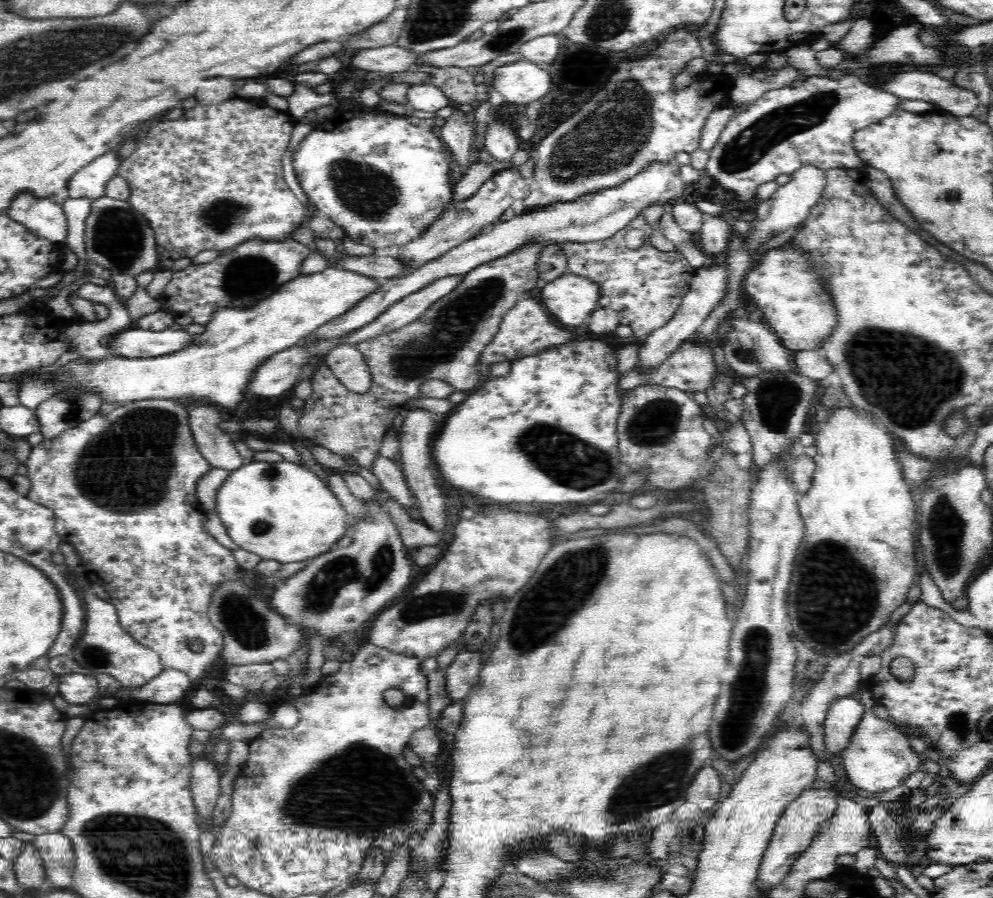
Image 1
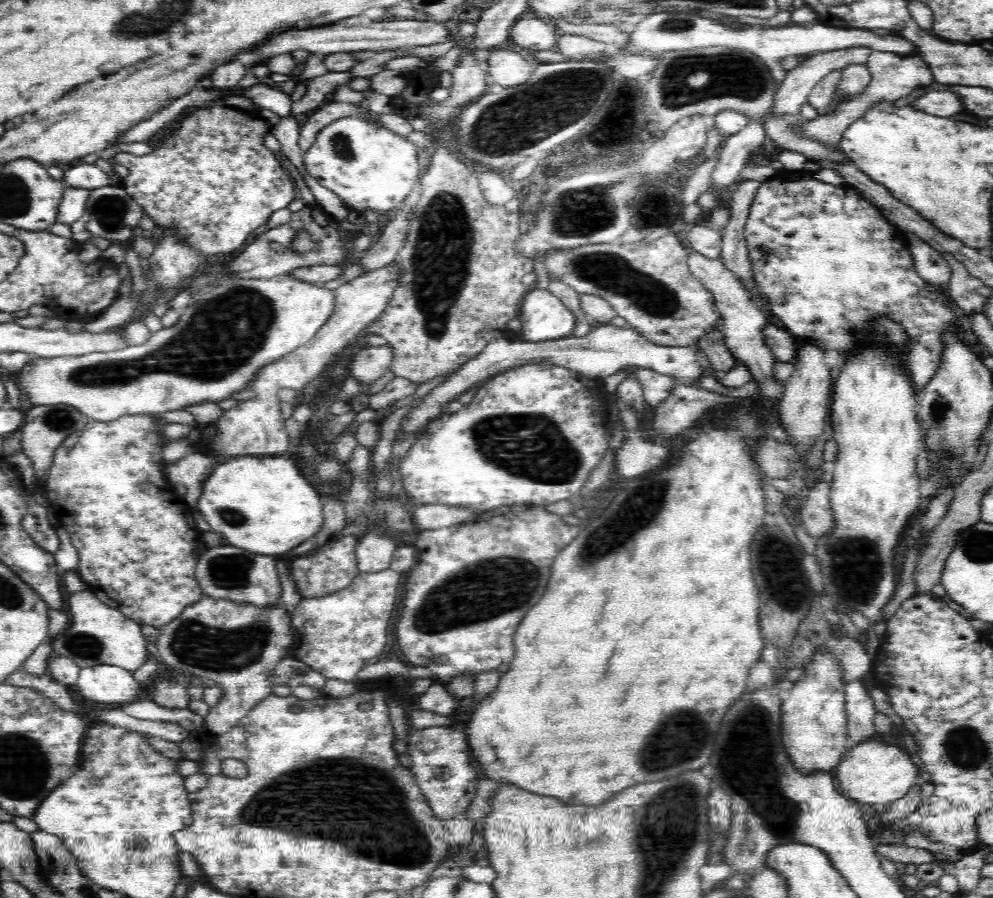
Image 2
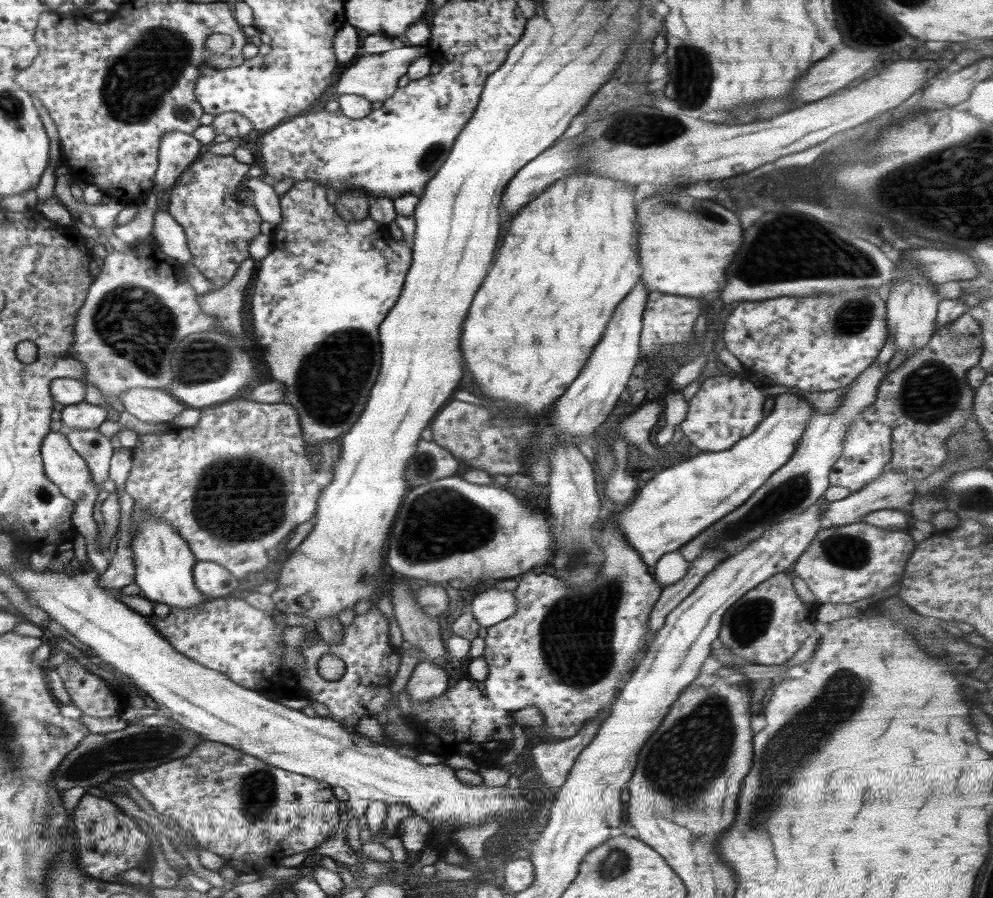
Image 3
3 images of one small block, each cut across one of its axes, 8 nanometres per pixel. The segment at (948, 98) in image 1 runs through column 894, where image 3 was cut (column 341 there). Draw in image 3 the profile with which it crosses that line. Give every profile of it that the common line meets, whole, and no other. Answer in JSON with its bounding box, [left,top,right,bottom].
[336,44,426,103]

